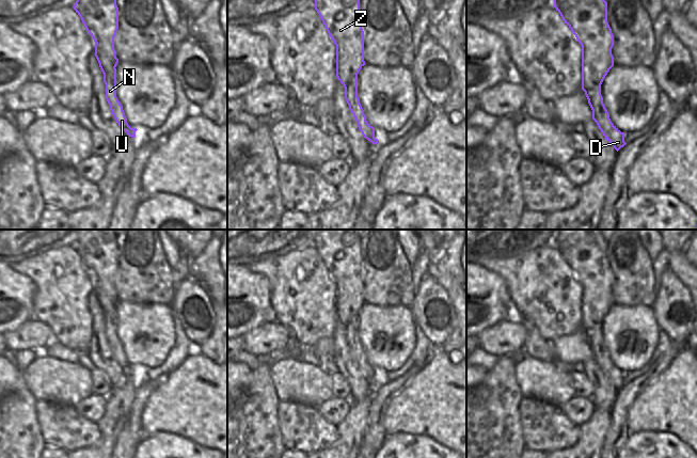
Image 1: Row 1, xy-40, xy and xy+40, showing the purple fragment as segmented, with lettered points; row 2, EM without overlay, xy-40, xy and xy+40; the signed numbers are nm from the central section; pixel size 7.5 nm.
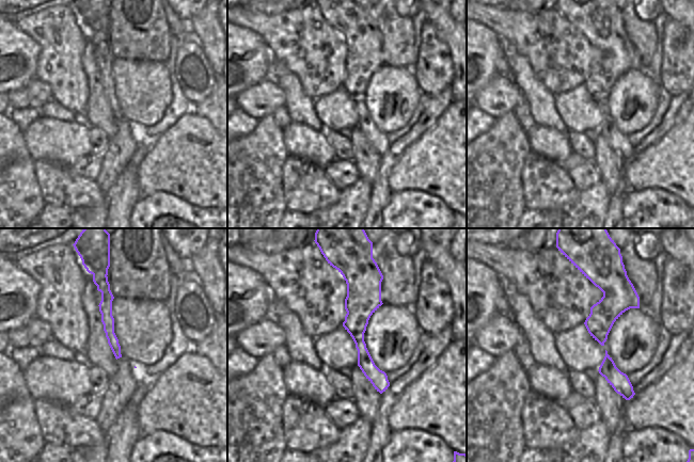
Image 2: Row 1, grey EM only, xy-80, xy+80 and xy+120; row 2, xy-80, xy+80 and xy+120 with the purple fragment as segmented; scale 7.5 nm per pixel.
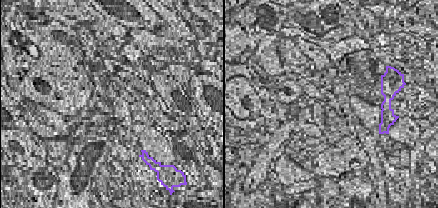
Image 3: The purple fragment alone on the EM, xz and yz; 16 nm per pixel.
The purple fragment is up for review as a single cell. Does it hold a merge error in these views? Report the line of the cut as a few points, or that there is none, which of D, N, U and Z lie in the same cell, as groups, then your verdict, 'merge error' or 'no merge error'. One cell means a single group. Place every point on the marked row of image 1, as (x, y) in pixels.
cut xy (351, 42), (353, 50), (353, 79), (345, 88); groups D N U / Z; merge error

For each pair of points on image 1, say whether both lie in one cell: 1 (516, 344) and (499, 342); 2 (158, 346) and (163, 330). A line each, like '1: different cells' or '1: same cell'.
1: same cell
2: same cell

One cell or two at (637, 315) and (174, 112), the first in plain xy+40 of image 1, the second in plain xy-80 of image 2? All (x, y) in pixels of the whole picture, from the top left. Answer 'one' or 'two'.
two

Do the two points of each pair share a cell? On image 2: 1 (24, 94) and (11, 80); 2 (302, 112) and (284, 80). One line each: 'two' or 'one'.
1: two
2: one

